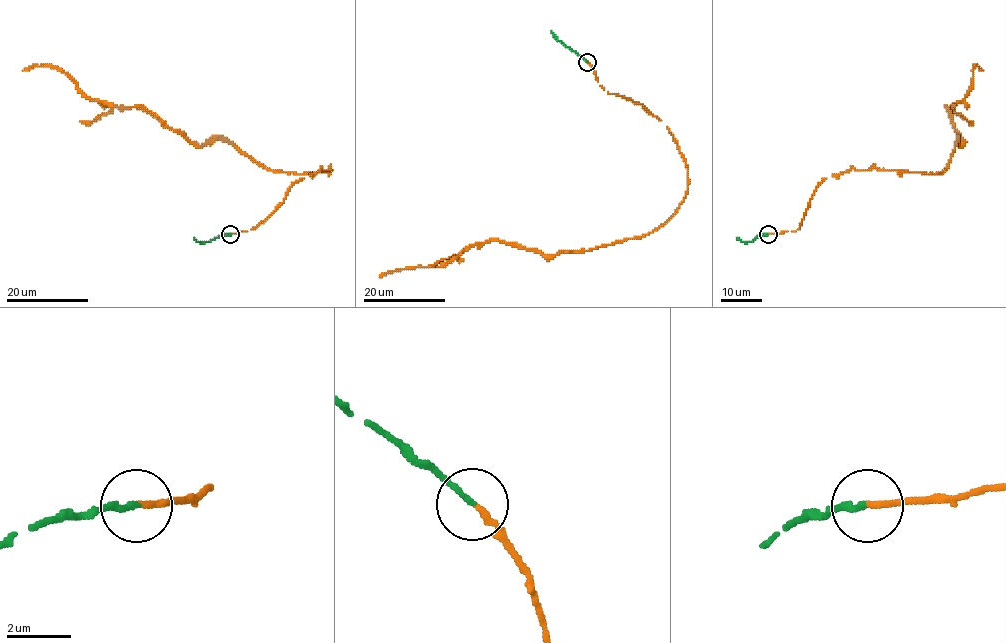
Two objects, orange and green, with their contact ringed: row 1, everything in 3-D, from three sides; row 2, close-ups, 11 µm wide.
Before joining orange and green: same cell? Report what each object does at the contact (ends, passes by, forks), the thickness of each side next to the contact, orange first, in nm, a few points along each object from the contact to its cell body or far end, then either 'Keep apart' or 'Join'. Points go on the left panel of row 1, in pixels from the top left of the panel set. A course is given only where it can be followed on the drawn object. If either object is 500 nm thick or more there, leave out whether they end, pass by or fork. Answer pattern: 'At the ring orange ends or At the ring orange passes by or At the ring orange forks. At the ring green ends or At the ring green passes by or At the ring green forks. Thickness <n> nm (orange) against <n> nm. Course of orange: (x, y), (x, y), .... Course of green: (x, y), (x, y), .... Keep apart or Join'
At the ring orange ends. At the ring green ends. Thickness 180 nm (orange) against 160 nm. Course of orange: (230, 234), (331, 170), (273, 172), (222, 139), (189, 142), (144, 110), (88, 98), (57, 69), (22, 70). Course of green: (230, 234), (205, 242), (193, 238). Join

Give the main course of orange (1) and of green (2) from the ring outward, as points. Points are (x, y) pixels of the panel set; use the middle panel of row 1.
1: (587, 62), (666, 127), (688, 172), (679, 208), (590, 250), (485, 241), (379, 277)
2: (587, 62), (550, 31)

